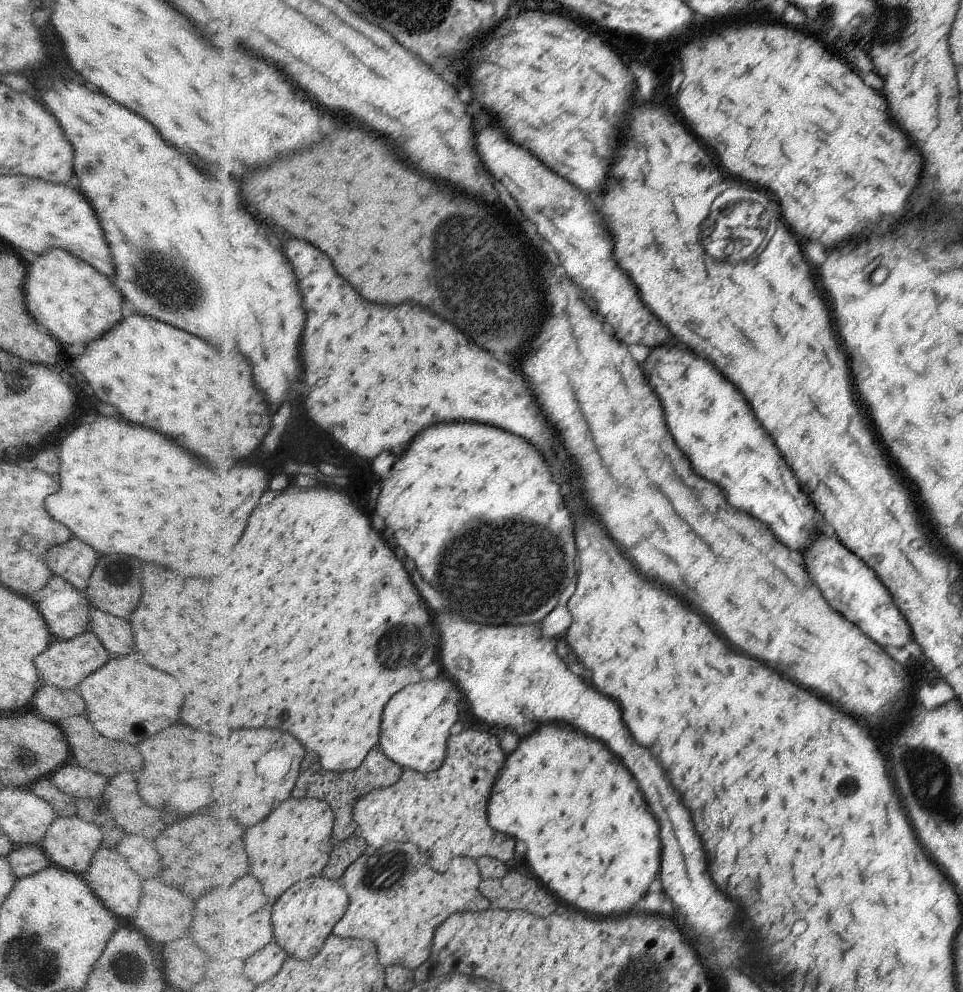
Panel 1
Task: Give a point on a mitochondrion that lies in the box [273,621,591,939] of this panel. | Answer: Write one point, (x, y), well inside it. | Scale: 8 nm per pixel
(382, 874)

